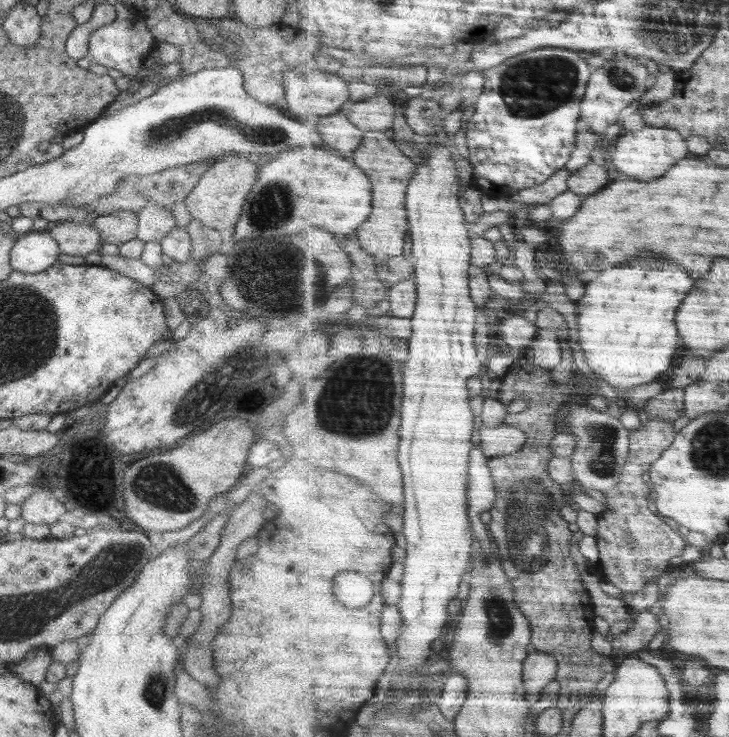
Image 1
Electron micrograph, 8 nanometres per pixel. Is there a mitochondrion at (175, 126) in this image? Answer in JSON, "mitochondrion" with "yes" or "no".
{"mitochondrion":"yes"}

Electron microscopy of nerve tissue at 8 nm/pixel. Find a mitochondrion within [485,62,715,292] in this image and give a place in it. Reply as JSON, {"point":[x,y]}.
{"point":[623,78]}

